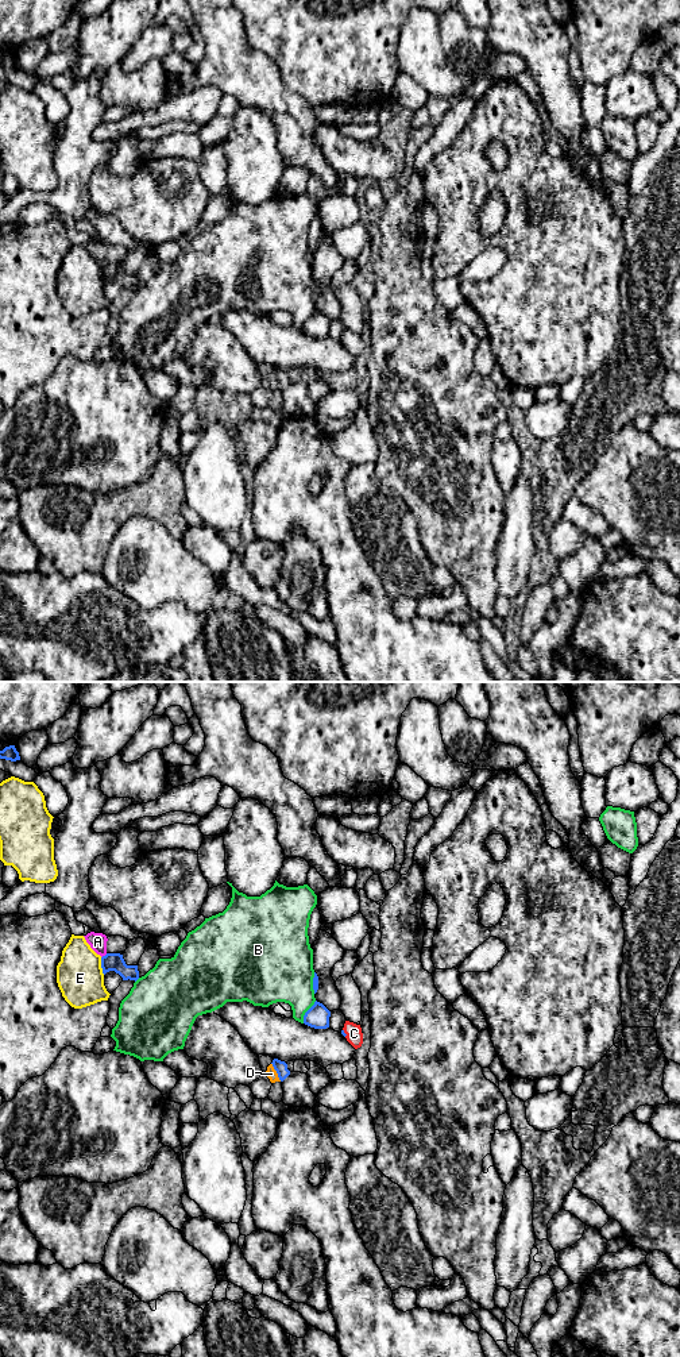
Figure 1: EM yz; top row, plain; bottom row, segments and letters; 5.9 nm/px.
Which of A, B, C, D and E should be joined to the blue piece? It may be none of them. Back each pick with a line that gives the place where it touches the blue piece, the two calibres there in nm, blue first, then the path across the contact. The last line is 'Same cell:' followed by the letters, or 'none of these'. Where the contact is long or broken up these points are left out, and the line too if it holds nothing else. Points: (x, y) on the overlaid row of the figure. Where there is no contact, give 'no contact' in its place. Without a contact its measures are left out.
C: contact yz (344, 1033); calibres 20 and 100 nm; way yz (343, 1033), (344, 1033), (354, 1033)
D: contact yz (277, 1072); calibres 80 and 70 nm; way yz (281, 1067), (277, 1072), (271, 1074)
Same cell: C, D

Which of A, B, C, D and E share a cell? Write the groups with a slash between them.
A / B / C D / E

